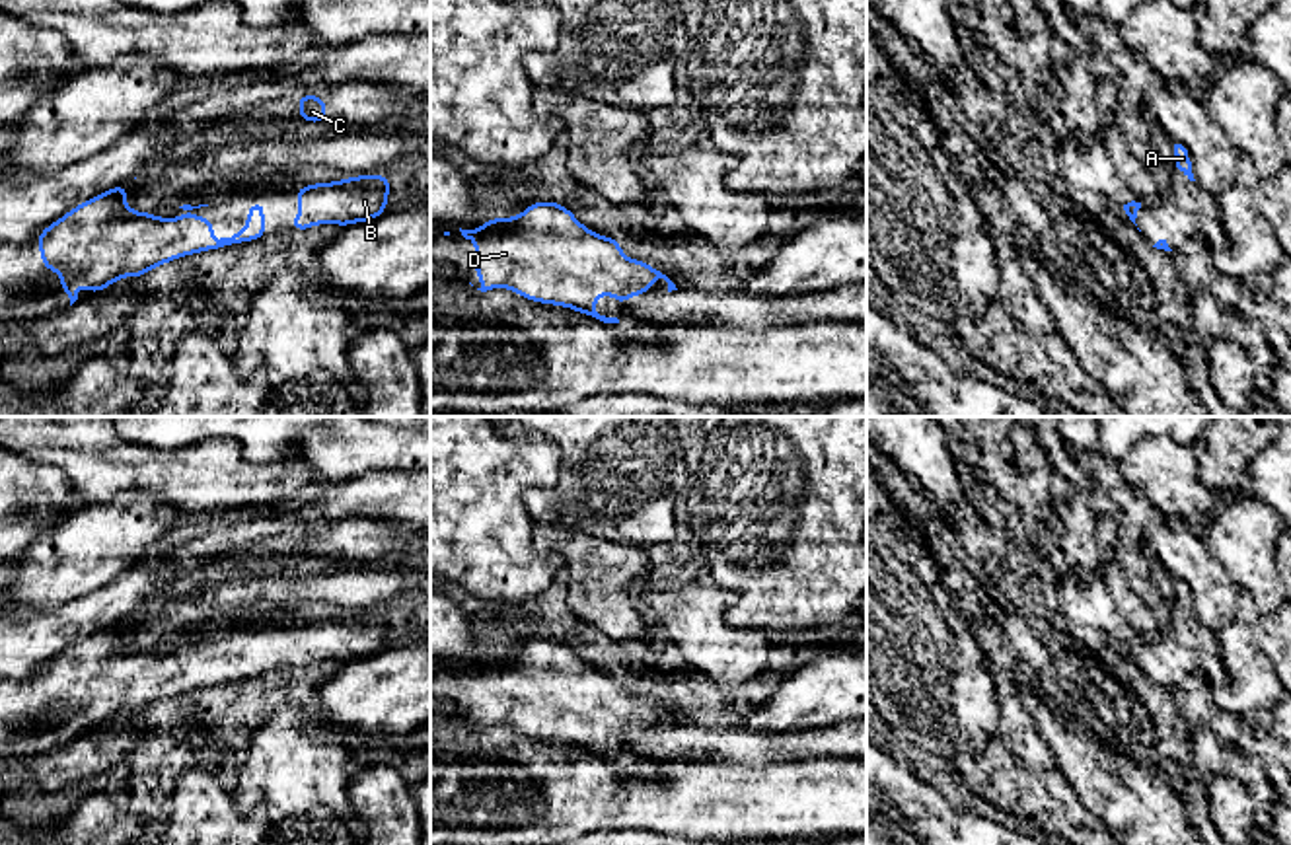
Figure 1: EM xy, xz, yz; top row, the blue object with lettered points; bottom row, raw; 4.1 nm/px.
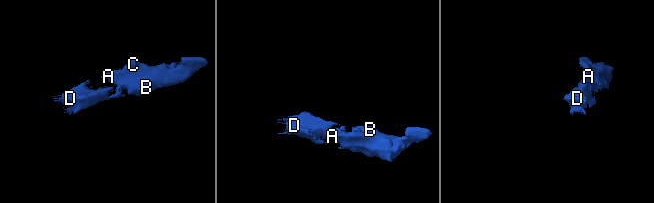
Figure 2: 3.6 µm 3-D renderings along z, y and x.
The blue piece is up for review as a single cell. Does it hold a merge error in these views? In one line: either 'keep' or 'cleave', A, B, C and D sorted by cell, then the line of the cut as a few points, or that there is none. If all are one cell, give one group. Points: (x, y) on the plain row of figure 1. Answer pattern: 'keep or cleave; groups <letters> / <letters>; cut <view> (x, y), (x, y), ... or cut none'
keep; groups A B C D; cut none

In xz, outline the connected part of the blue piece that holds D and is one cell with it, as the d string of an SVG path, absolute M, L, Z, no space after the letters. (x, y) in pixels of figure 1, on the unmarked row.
M535 637L518 652L504 656L491 652L485 662L477 666L460 664L460 668L465 676L475 678L475 713L483 716L483 720L477 724L481 728L508 724L532 738L565 742L574 748L592 752L604 759L619 759L617 753L600 752L596 748L594 736L609 728L613 736L623 742L627 734L650 728L650 720L658 718L660 715L668 718L668 728L678 726L666 711L648 699L625 693L615 674L594 670L574 654L571 644L565 644L555 637Z

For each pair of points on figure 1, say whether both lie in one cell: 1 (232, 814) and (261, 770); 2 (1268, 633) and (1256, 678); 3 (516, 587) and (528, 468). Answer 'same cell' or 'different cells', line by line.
1: different cells
2: different cells
3: same cell

